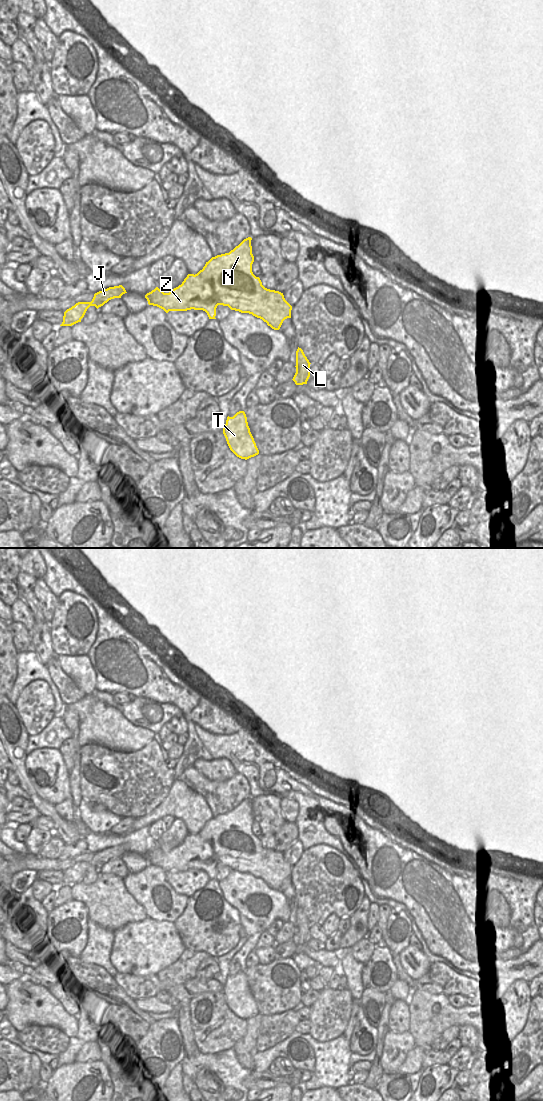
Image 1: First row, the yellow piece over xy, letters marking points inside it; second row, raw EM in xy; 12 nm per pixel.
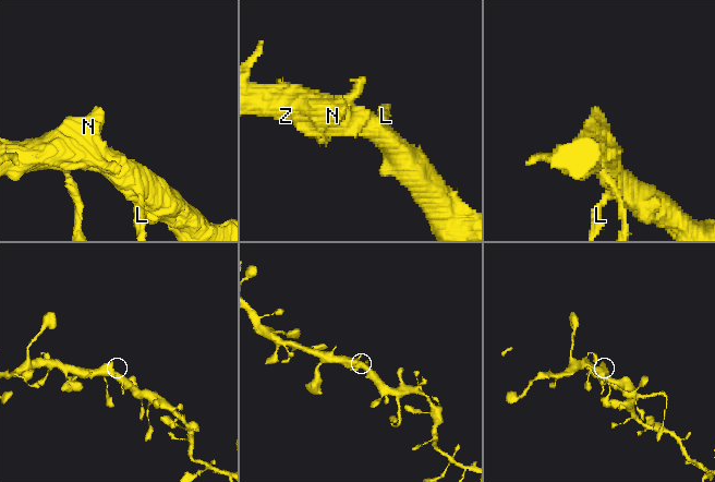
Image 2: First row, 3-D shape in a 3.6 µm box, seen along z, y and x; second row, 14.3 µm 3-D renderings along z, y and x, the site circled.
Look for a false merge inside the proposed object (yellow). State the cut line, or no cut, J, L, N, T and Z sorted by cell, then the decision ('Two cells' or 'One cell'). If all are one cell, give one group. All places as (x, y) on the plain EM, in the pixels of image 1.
No split. Groups: J L N T Z. One cell

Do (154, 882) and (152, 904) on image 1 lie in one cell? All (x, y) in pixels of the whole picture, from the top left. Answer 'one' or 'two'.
one

